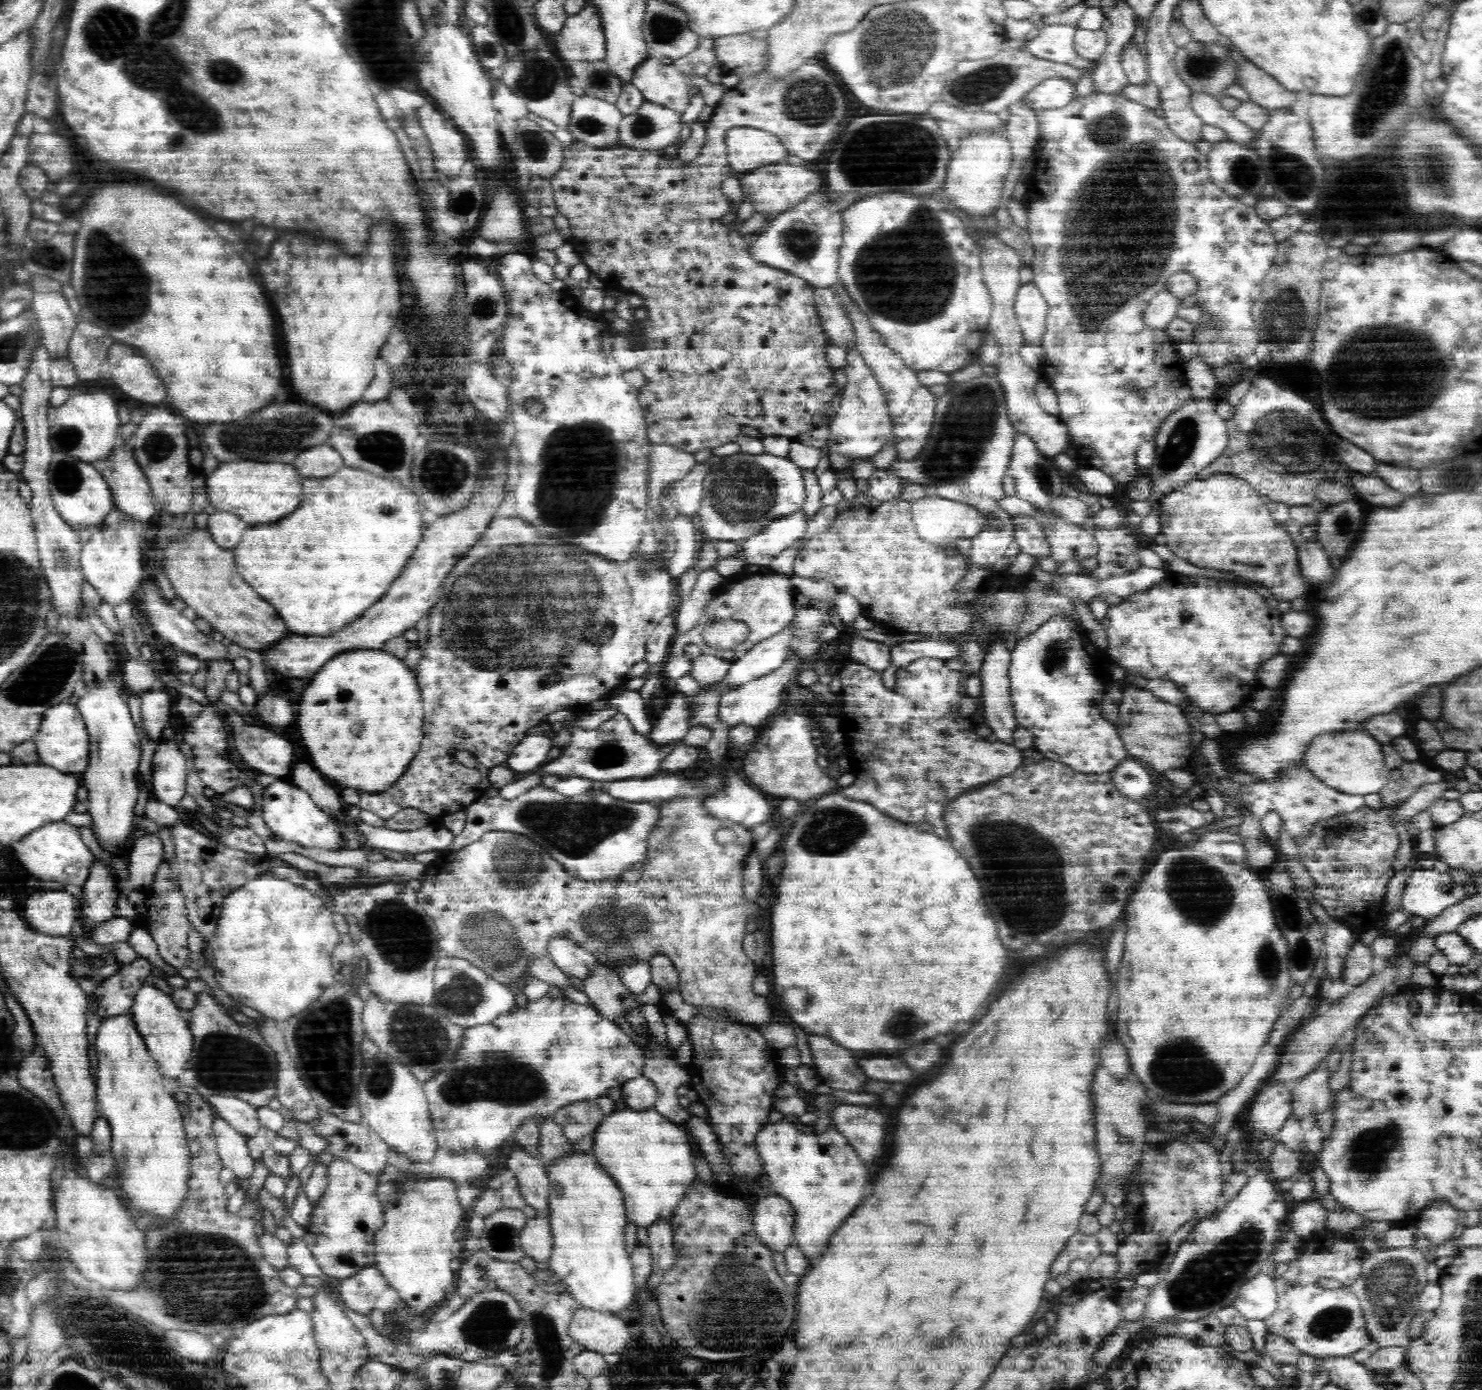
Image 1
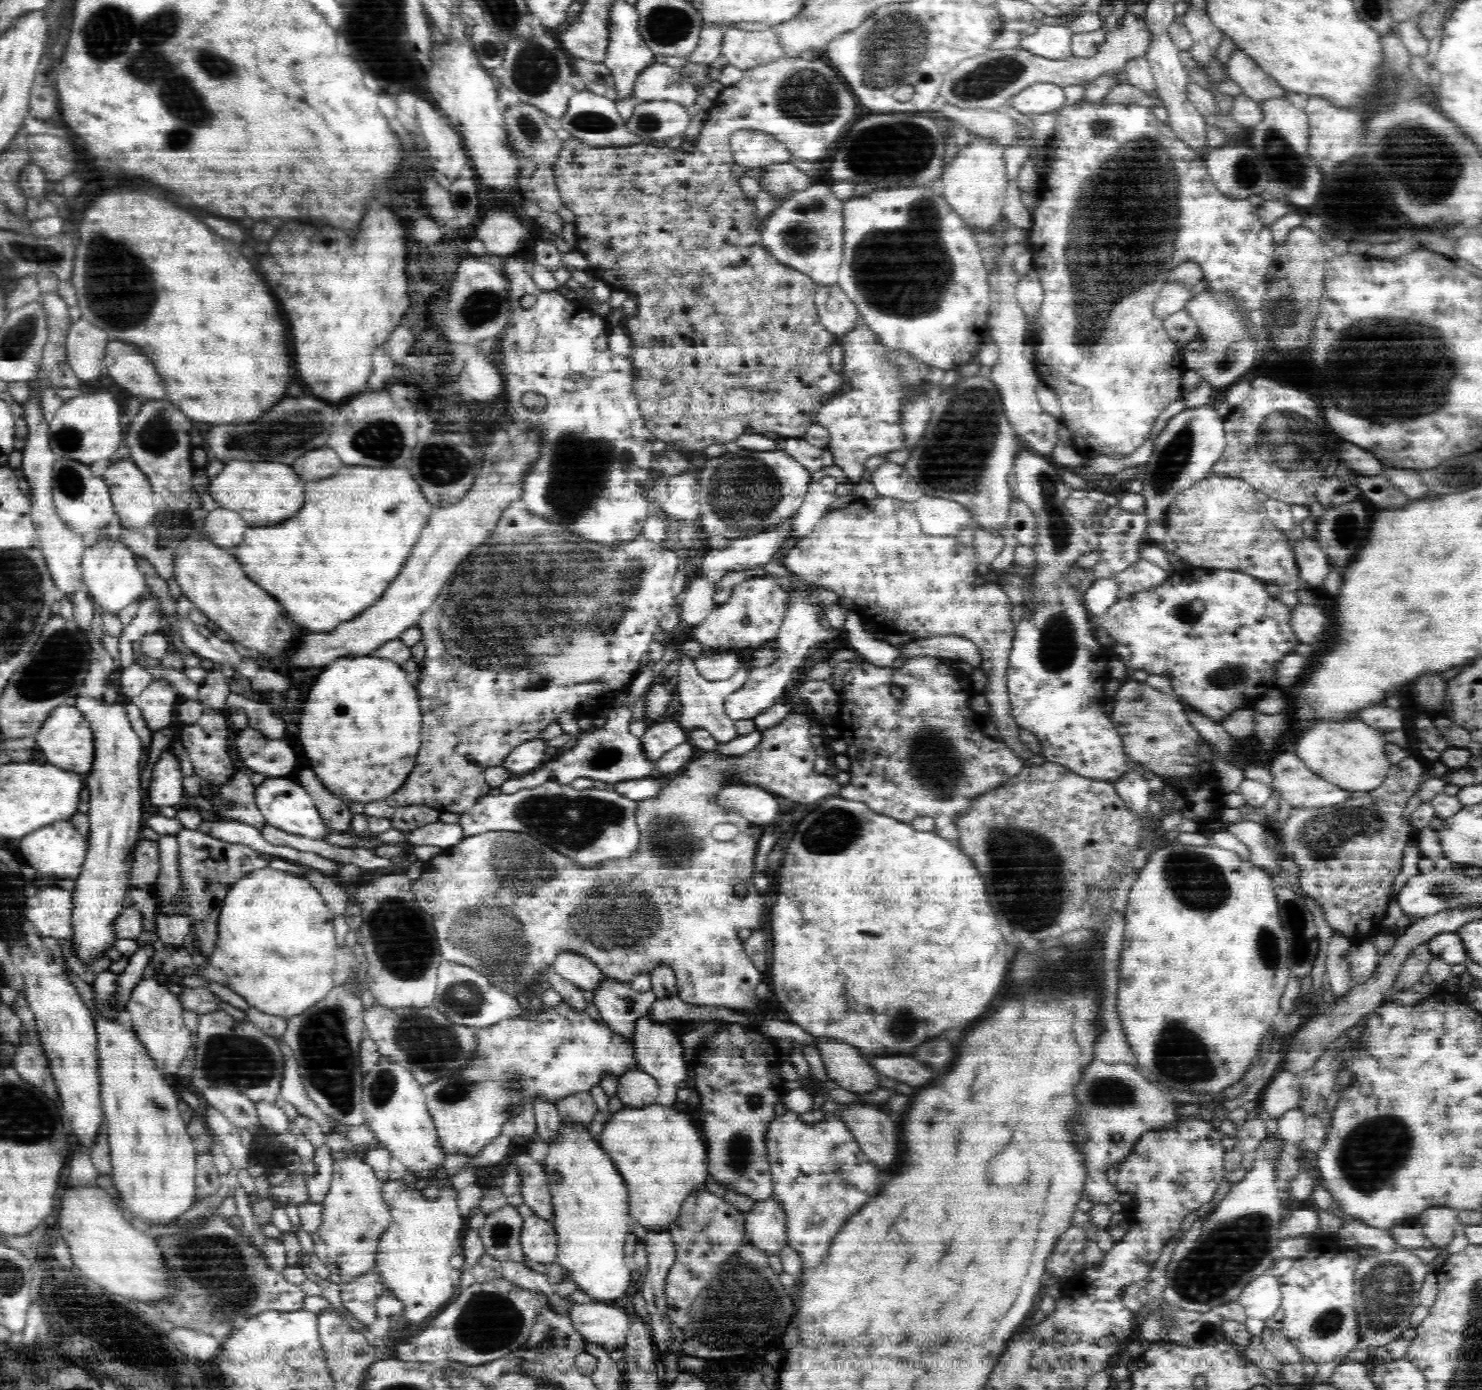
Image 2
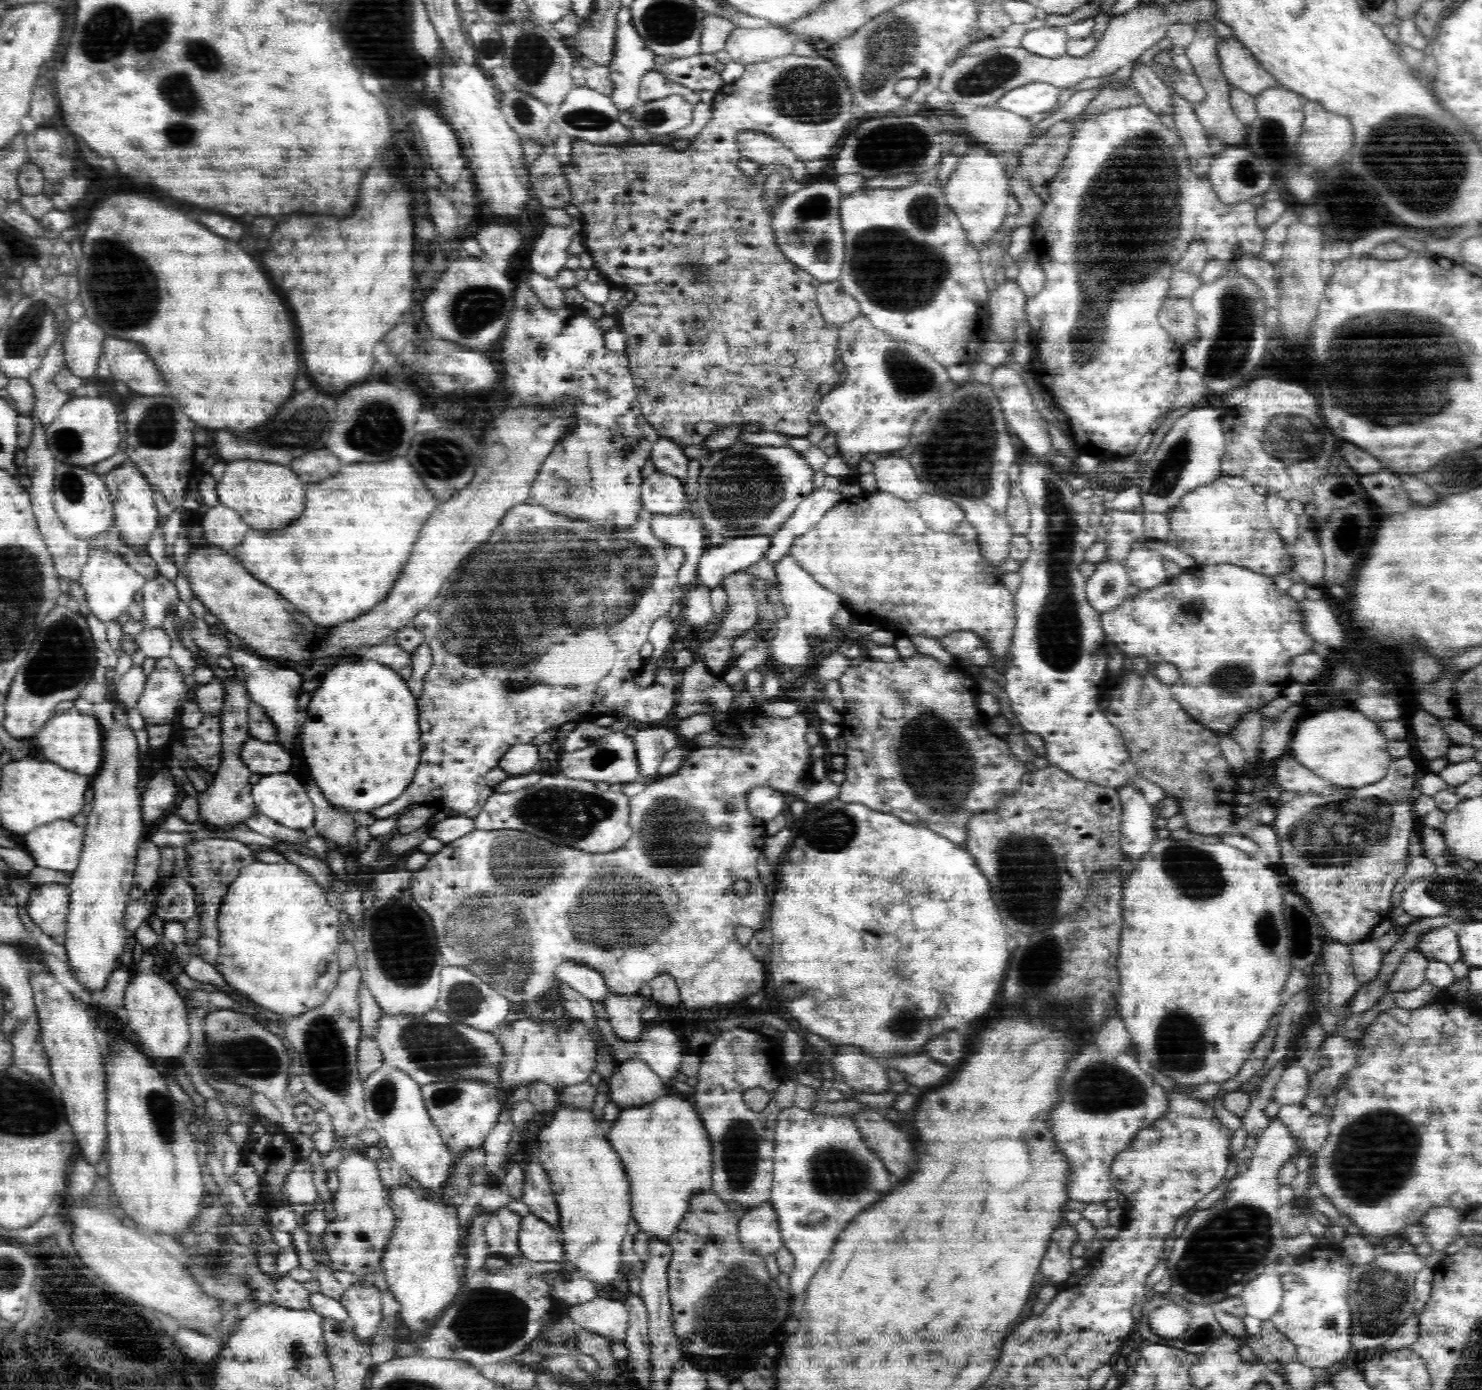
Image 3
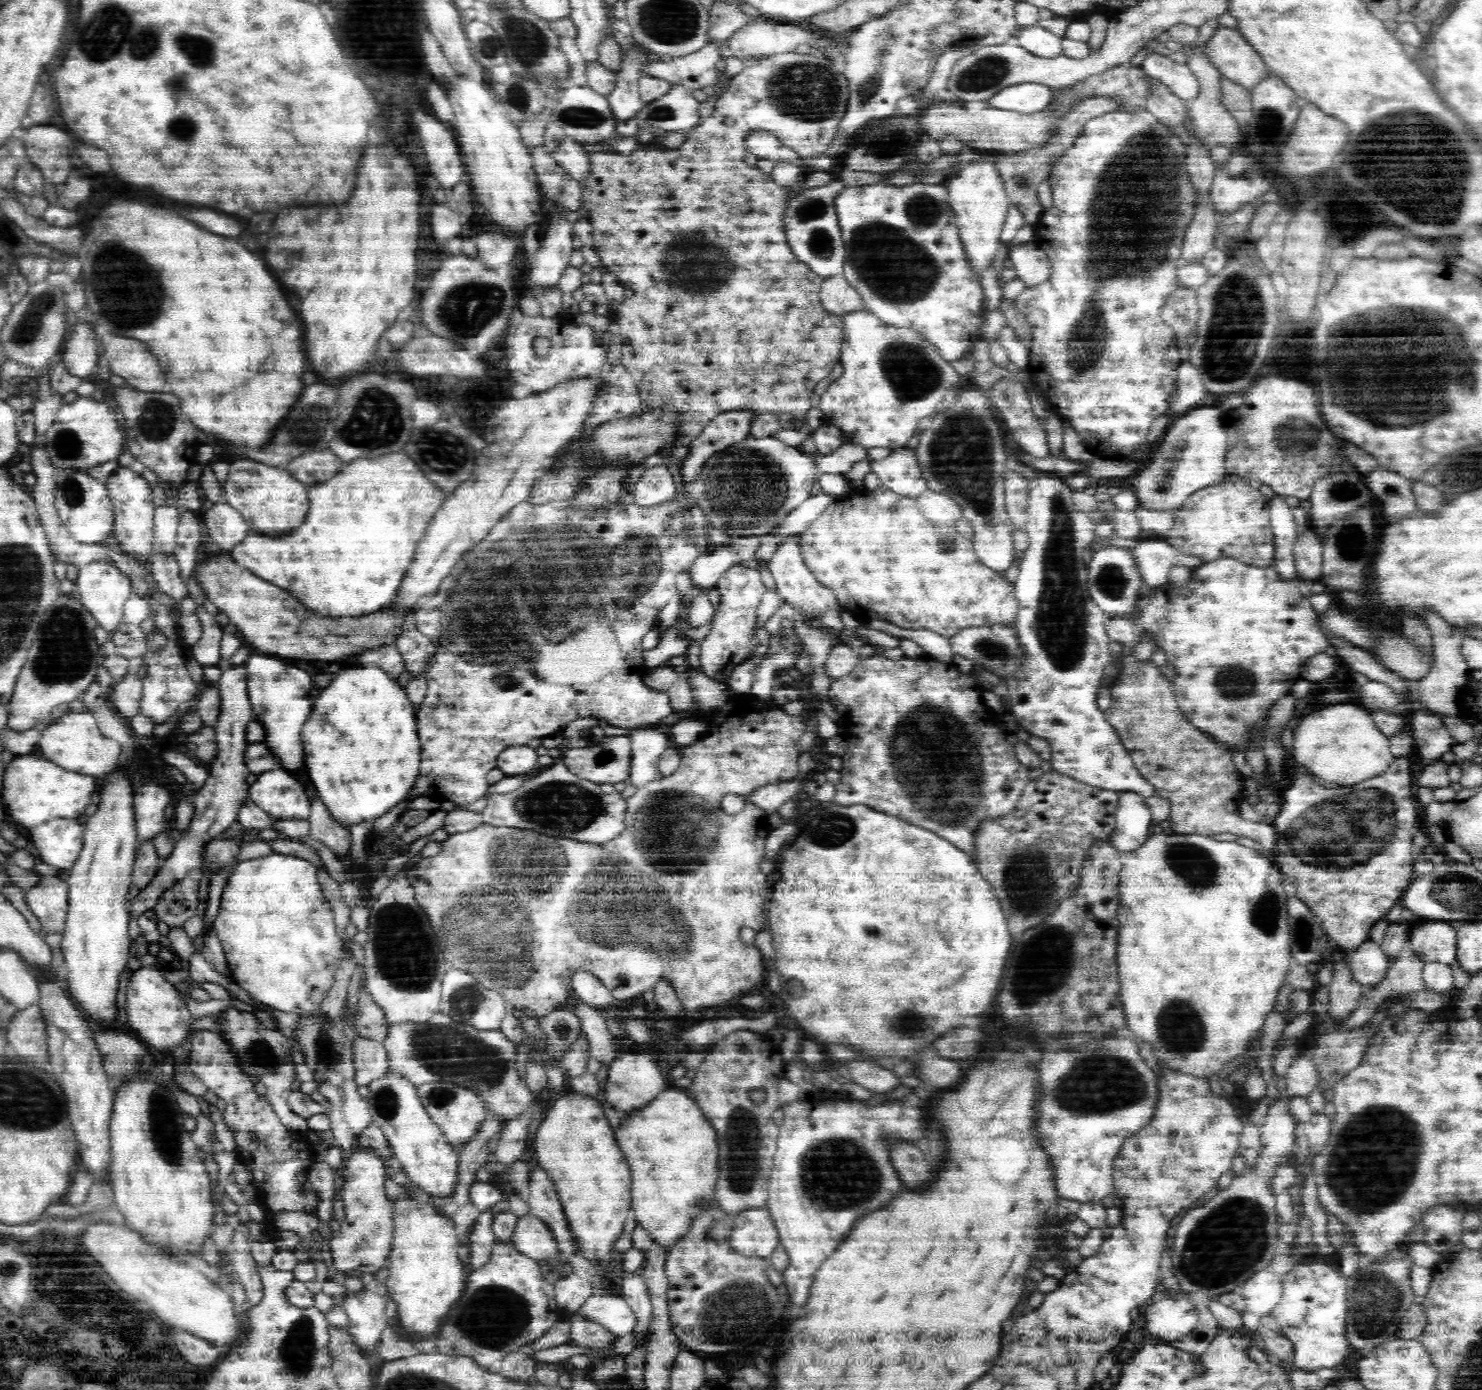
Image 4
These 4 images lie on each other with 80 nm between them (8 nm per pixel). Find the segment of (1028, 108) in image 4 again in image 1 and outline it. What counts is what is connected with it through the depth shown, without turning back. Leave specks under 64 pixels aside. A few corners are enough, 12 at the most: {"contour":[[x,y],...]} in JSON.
{"contour":[[1047,78],[1021,100],[1034,111],[1066,106],[1075,83]]}

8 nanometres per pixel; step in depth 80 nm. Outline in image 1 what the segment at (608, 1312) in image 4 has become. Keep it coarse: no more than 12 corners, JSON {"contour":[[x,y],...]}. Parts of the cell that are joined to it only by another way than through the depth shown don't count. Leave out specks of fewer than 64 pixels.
{"contour":[[579,1307],[568,1334],[585,1349],[621,1354],[630,1340],[618,1315]]}

